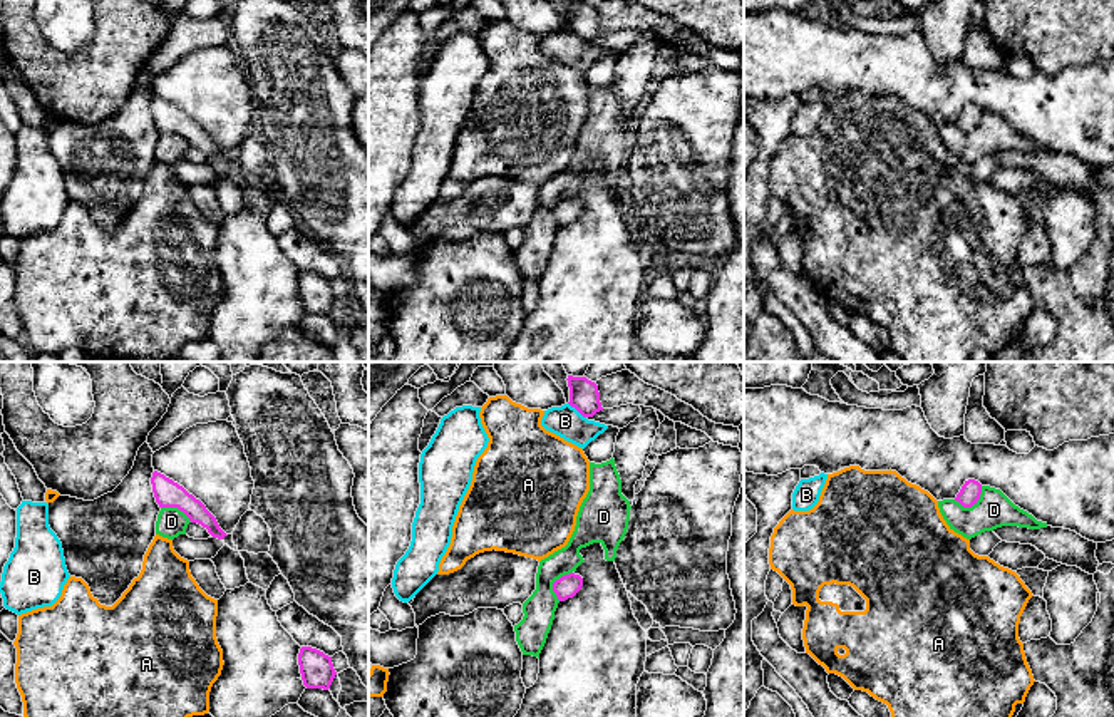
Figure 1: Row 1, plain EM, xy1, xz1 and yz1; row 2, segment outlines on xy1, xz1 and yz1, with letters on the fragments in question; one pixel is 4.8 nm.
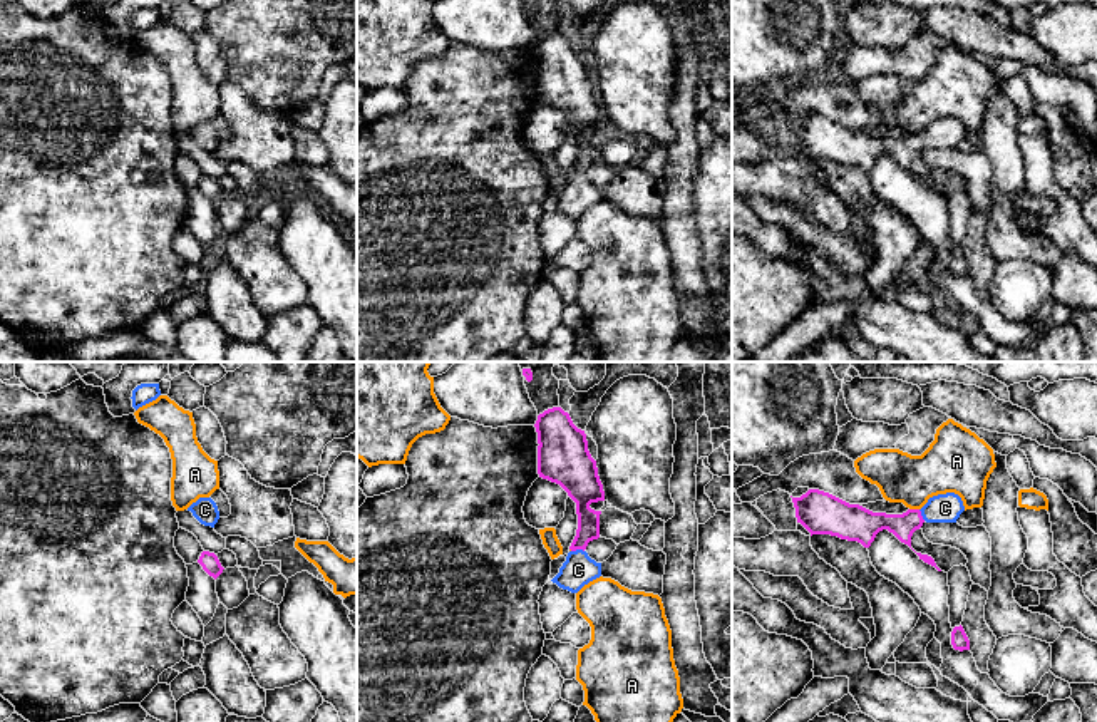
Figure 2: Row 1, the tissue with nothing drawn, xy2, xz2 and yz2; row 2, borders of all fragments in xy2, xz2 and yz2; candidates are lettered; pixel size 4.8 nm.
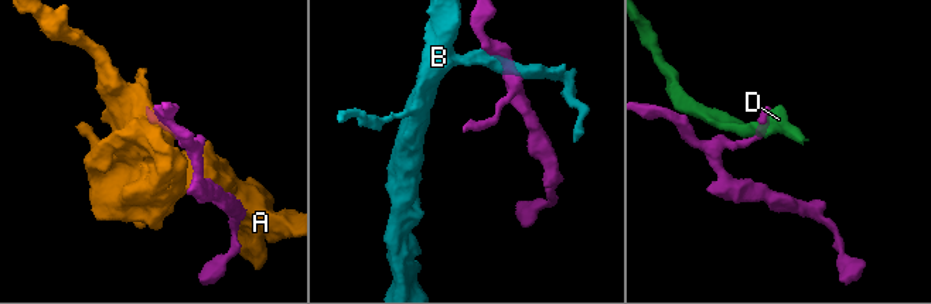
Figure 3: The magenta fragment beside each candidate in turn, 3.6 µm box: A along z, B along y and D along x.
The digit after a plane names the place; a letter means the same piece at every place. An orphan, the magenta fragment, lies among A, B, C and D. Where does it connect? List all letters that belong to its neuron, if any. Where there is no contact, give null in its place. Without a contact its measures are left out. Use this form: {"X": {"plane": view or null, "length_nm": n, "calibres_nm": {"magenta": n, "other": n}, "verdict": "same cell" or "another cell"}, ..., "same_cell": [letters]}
{"A": {"plane": "yz2", "length_nm": 50, "calibres_nm": {"magenta": 140, "other": 240}, "verdict": "another cell"}, "B": {"plane": "xz1", "length_nm": 120, "calibres_nm": {"magenta": 140, "other": 150}, "verdict": "another cell"}, "C": {"plane": "xz2", "length_nm": 60, "calibres_nm": {"magenta": 110, "other": 160}, "verdict": "same cell"}, "D": {"plane": "yz1", "length_nm": 160, "calibres_nm": {"magenta": 100, "other": 180}, "verdict": "another cell"}, "same_cell": ["C"]}

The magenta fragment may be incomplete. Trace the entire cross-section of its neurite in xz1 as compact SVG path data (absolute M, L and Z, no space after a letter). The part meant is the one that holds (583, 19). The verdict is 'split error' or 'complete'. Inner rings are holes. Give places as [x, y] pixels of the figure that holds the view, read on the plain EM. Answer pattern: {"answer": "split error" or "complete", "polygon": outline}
{"answer": "complete", "polygon": "M568 0L570 30L575 32L583 42L593 42L603 35L600 27L598 10L586 2Z"}

